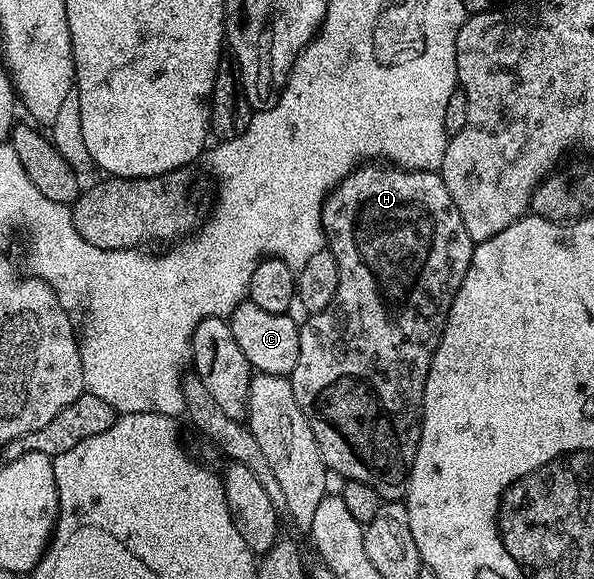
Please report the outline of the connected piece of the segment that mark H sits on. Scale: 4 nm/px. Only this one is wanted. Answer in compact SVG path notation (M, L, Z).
M365 162L354 169L341 184L337 184L324 200L322 226L327 251L332 252L334 262L338 262L338 290L334 290L334 298L330 298L330 306L326 306L326 310L311 313L307 322L300 325L298 362L290 377L294 398L310 430L314 430L314 438L318 442L318 450L322 450L324 463L335 475L337 472L344 476L345 481L364 483L372 487L385 501L400 500L405 495L405 485L408 483L408 475L420 441L420 423L424 417L424 387L428 371L444 333L444 323L448 321L450 306L462 286L462 278L466 278L474 242L470 234L466 234L466 226L462 226L462 214L458 214L458 206L454 206L454 198L450 198L450 190L446 190L446 182L439 171L412 172L408 168L397 168L387 162Z

